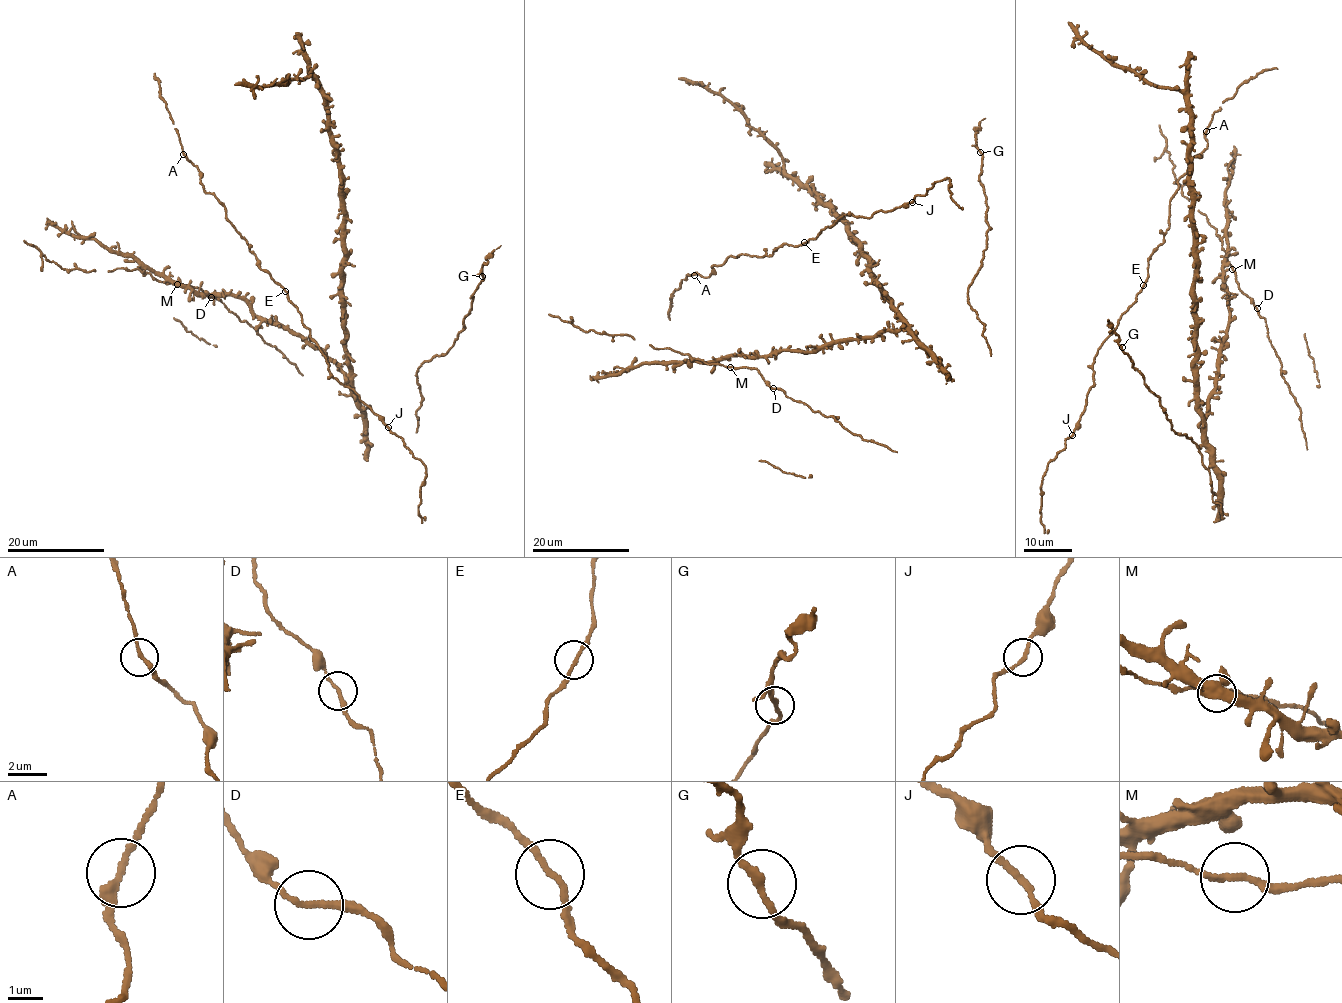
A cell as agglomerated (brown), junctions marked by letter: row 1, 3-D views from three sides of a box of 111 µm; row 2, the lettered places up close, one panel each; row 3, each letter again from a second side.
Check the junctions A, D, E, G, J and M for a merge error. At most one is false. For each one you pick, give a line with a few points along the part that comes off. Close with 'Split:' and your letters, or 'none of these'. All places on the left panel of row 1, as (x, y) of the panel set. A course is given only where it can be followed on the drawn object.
Split: none of these

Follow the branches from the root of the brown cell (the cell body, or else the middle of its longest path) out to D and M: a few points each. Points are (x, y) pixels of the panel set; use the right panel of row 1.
D: (1209, 401), (1230, 316), (1222, 276), (1229, 252), (1222, 237), (1222, 248), (1238, 287), (1257, 308)
M: (1209, 401), (1230, 316), (1222, 276), (1229, 252), (1224, 237), (1222, 248), (1232, 269)

